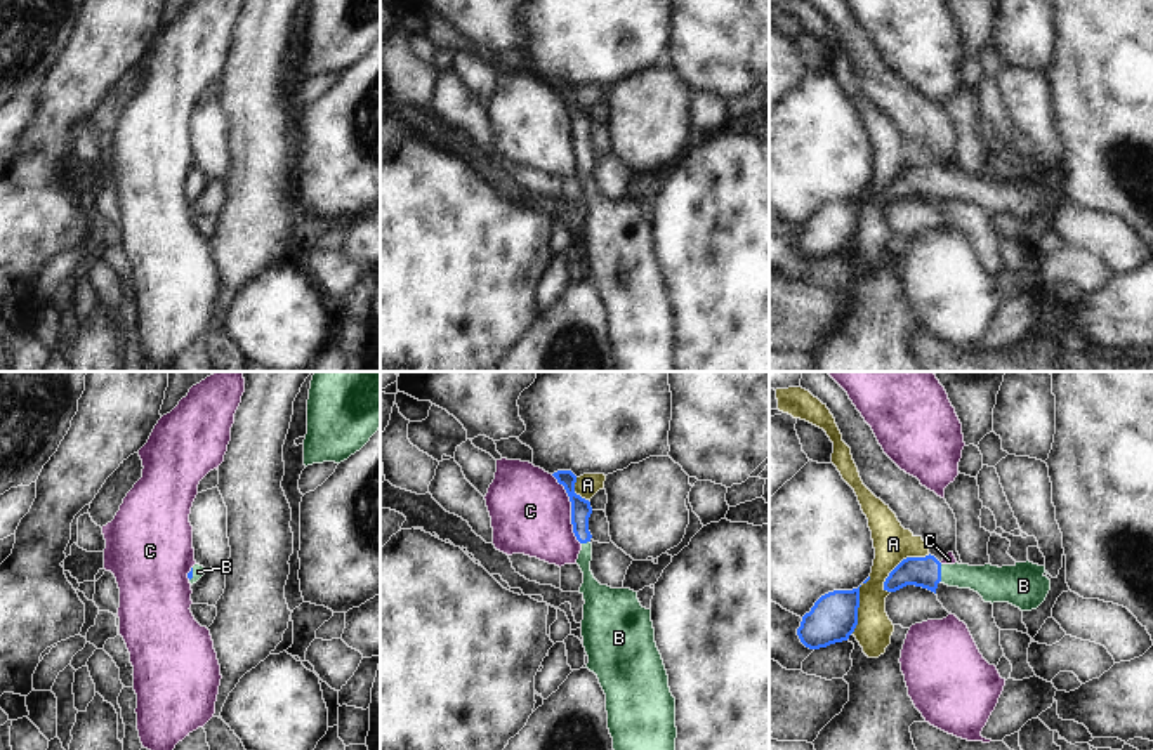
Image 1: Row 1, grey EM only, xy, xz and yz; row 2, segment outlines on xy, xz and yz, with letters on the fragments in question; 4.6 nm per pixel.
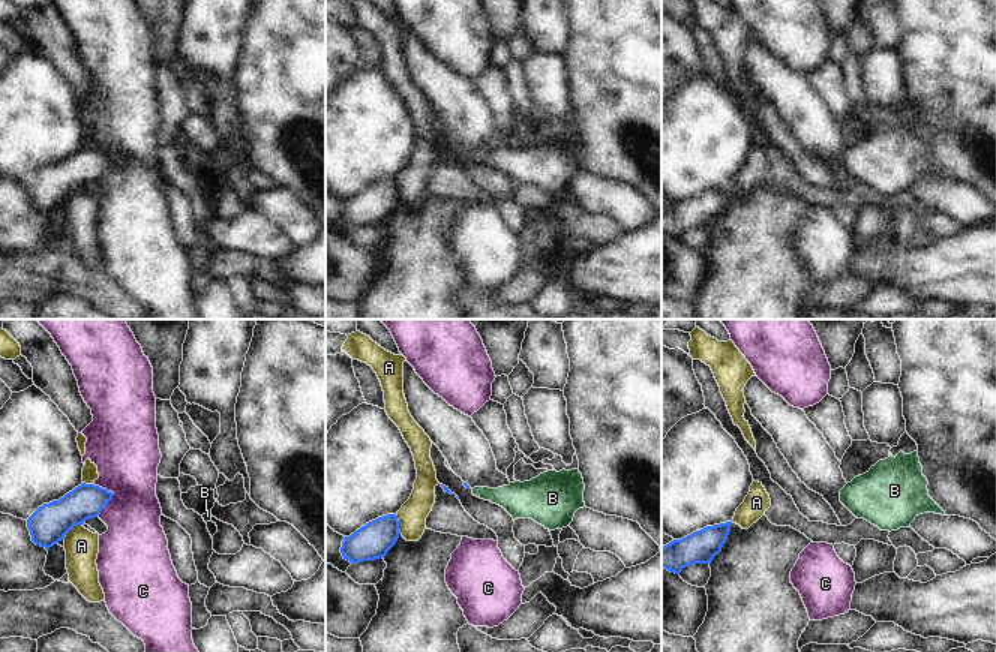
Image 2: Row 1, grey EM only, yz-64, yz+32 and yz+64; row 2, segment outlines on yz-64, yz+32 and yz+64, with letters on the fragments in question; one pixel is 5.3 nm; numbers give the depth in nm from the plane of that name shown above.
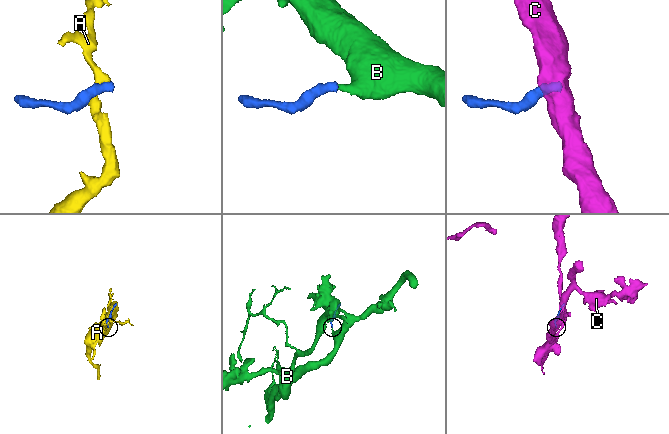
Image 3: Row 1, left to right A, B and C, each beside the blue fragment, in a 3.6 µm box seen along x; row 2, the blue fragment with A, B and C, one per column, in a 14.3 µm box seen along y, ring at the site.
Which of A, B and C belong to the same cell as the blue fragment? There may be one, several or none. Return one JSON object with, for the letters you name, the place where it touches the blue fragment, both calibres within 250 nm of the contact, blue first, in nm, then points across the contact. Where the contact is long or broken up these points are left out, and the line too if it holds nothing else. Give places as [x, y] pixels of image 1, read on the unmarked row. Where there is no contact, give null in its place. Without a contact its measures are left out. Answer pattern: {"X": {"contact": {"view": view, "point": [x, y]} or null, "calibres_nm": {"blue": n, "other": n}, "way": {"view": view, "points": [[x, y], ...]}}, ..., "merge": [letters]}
{"B": {"contact": {"view": "yz", "point": [940, 184]}, "calibres_nm": {"blue": 140, "other": 160}, "way": {"view": "yz", "points": [[922, 183], [940, 184], [990, 193]]}}, "merge": ["B"]}

